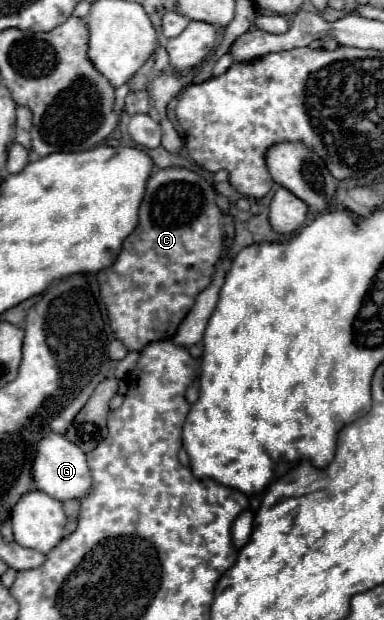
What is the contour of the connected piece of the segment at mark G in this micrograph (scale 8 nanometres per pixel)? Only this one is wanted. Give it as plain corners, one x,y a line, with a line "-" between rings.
45,434
45,438
37,442
37,458
33,458
33,486
61,502
83,498
91,490
91,474
83,450
73,446
63,434

